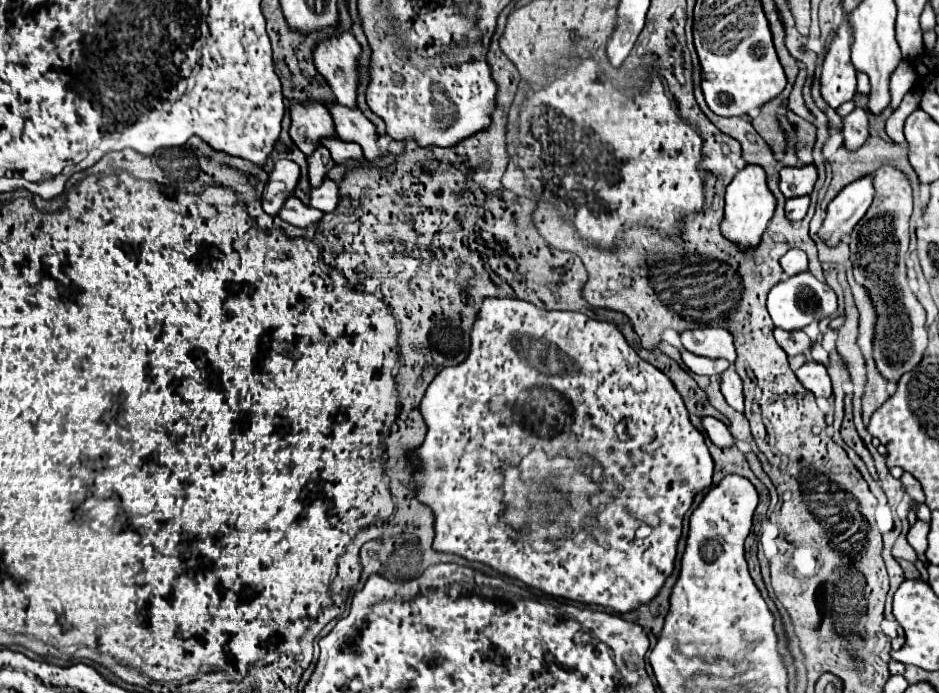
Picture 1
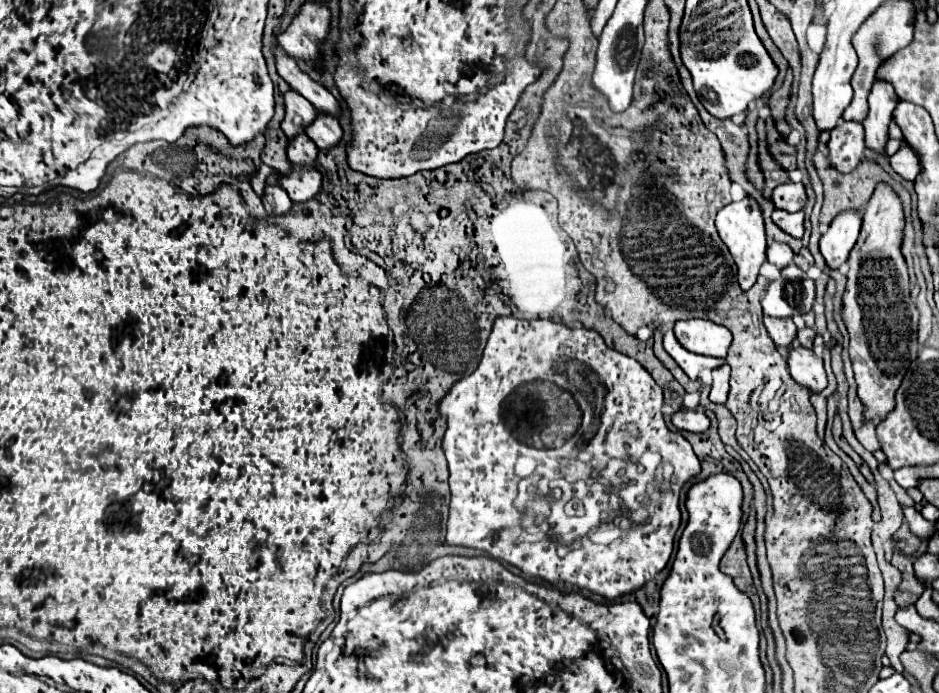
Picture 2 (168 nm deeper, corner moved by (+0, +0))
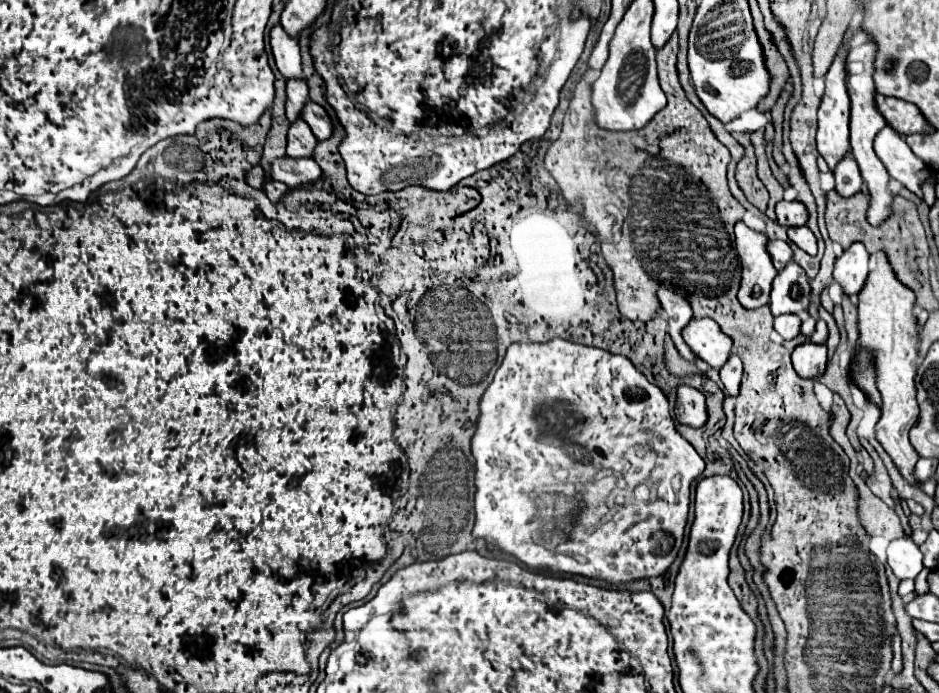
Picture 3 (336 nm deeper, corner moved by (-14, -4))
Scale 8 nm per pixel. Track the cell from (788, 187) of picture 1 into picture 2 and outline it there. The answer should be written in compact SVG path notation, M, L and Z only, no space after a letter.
M792 182L780 184L772 192L772 202L774 202L774 208L778 208L778 210L798 212L806 204L806 190L800 182L798 184L792 184Z

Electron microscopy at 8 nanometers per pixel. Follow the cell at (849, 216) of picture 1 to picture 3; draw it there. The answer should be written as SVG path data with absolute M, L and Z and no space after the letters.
M852 242L840 258L834 262L834 280L842 286L848 296L854 296L862 290L868 274L868 252L862 242Z

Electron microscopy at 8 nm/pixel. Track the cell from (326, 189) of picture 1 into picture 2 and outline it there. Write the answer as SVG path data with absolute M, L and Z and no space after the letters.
M292 164L292 174L278 178L278 182L294 202L306 202L318 194L322 176L314 166Z

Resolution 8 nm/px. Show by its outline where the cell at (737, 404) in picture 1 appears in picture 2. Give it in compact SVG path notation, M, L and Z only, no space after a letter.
M724 364L716 370L712 370L712 390L710 400L716 404L724 404L728 398L728 378L730 378L730 366Z

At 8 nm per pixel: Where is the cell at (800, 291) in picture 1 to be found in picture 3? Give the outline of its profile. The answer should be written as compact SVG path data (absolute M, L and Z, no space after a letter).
M790 262L784 270L778 272L774 278L772 294L770 294L770 308L774 316L782 314L800 314L810 308L810 278L796 262Z

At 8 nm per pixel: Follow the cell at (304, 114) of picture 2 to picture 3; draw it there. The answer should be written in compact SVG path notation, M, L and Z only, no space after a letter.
M288 80L286 82L286 92L288 92L288 102L286 102L286 116L290 122L296 122L310 100L308 96L308 86L304 80Z

